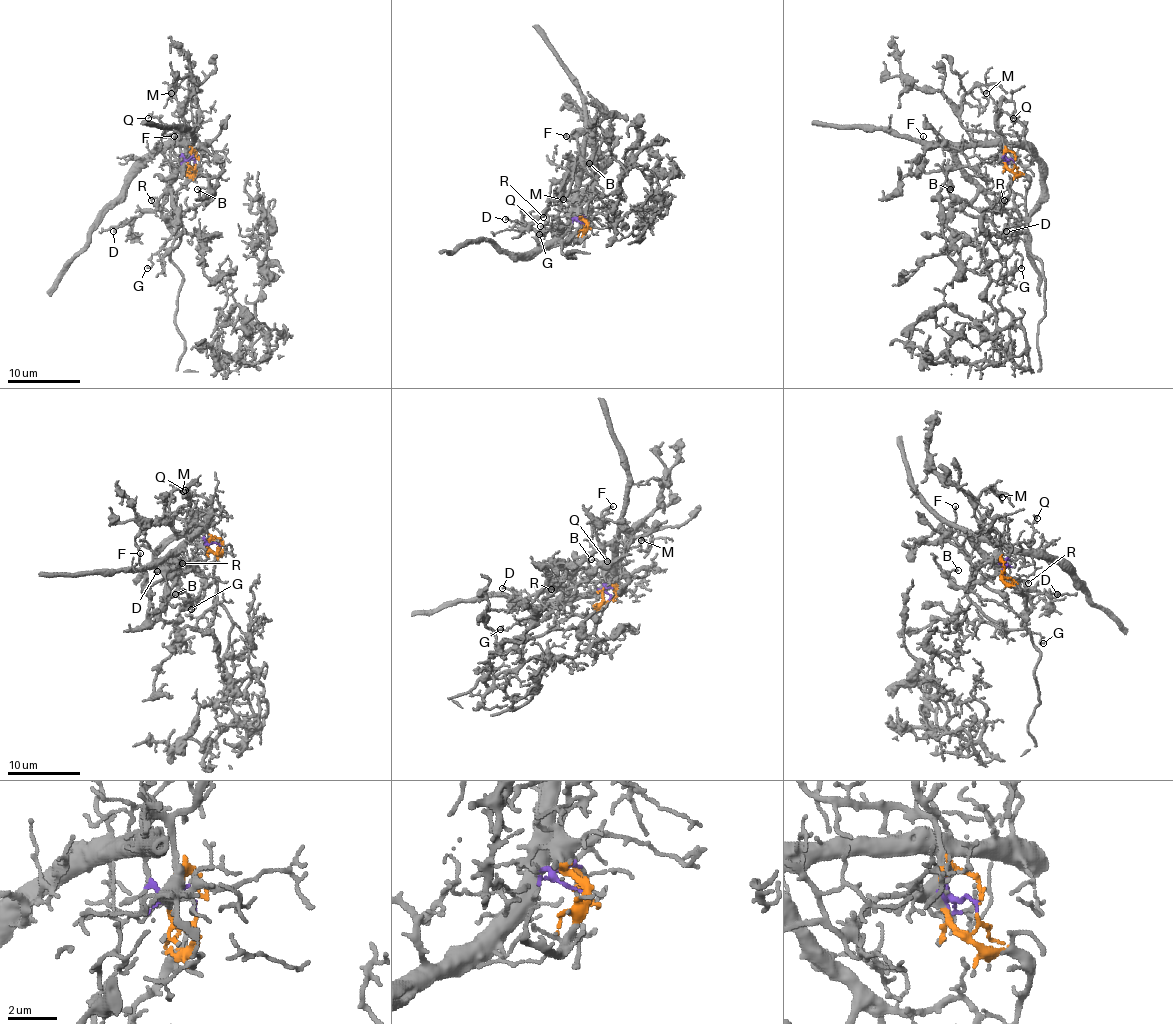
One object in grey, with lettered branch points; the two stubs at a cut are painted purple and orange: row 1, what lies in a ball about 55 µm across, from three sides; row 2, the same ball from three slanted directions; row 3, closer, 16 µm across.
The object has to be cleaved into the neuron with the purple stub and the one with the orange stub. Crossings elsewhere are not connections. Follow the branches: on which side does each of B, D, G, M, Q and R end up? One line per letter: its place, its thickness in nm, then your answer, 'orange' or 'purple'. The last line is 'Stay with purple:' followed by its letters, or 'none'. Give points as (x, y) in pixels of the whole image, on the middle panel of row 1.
B: place (589, 163); calibre 140 nm; orange
D: place (505, 219); calibre 140 nm; purple
G: place (539, 234); calibre 120 nm; purple
M: place (563, 199); calibre 170 nm; orange
Q: place (540, 226); calibre 190 nm; purple
R: place (543, 217); calibre 130 nm; purple
Stay with purple: D, G, Q, R

